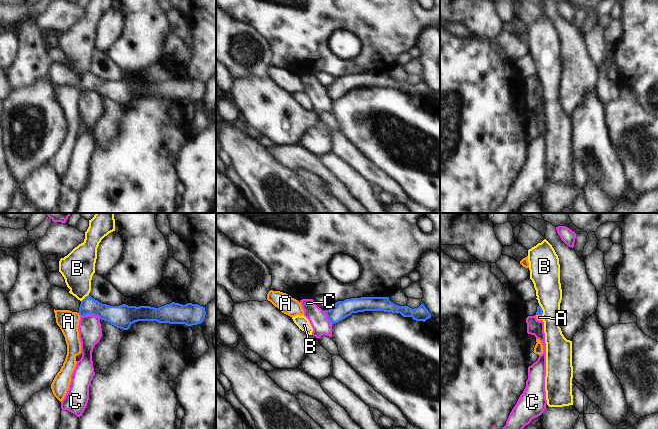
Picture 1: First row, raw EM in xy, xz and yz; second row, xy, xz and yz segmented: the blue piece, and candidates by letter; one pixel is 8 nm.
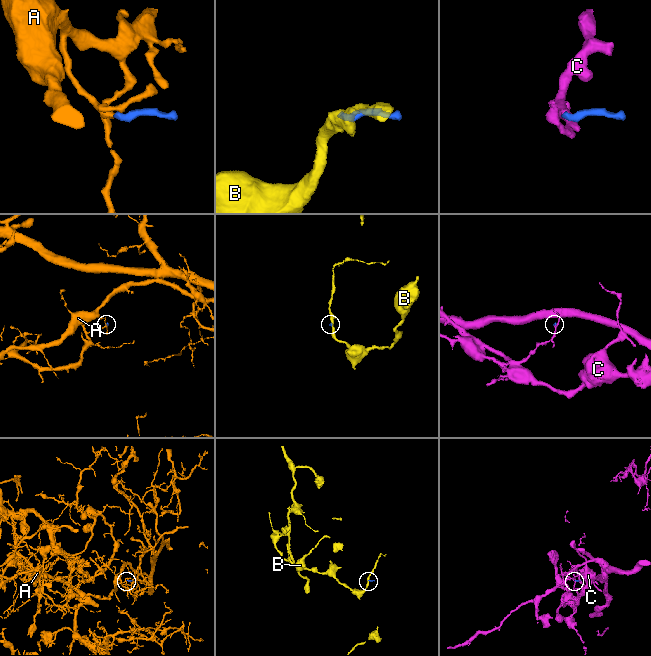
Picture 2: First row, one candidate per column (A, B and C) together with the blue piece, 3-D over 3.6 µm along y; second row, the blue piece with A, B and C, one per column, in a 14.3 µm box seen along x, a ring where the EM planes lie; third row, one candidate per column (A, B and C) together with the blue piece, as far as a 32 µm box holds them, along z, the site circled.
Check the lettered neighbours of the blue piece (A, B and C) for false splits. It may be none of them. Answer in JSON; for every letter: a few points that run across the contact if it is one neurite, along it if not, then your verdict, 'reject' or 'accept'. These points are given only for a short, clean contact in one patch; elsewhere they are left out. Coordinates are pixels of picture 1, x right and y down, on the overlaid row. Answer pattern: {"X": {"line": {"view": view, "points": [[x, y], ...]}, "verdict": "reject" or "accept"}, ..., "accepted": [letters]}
{"A": {"line": {"view": "xy", "points": [[89, 305], [79, 314], [68, 321]]}, "verdict": "accept"}, "B": {"line": {"view": "xy", "points": [[88, 294], [81, 301]]}, "verdict": "reject"}, "C": {"line": {"view": "xy", "points": [[81, 315], [94, 314], [100, 318]]}, "verdict": "reject"}, "accepted": ["A"]}

